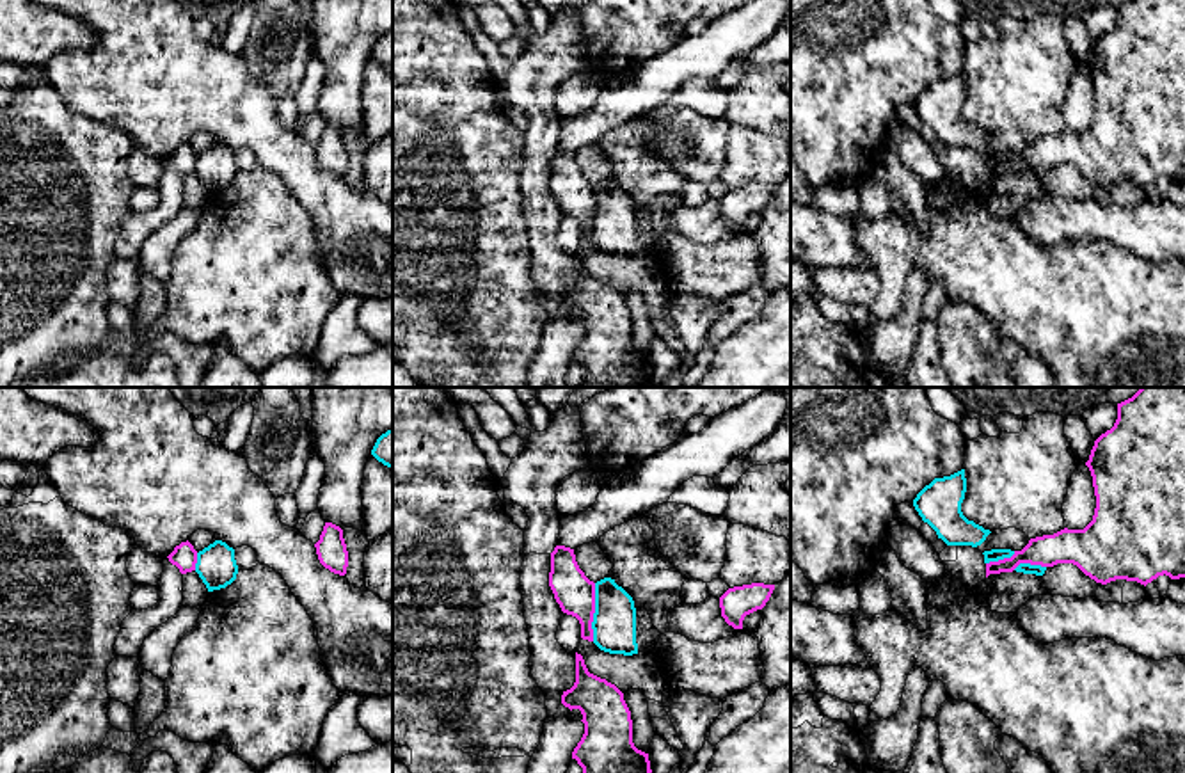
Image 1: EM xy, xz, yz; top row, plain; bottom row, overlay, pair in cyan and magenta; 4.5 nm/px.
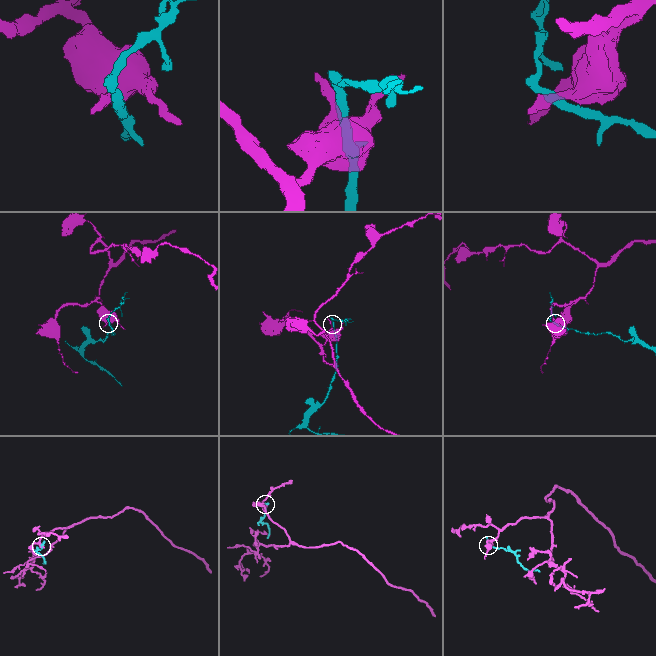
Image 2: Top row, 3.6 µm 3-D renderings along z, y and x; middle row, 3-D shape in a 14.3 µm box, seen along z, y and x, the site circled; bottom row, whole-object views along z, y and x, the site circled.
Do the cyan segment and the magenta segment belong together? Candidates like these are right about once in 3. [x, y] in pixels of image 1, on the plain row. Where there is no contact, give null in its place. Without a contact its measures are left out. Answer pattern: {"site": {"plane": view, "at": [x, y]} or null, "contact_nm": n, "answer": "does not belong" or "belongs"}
{"site": {"plane": "xz", "at": [596, 214]}, "contact_nm": 260, "answer": "does not belong"}

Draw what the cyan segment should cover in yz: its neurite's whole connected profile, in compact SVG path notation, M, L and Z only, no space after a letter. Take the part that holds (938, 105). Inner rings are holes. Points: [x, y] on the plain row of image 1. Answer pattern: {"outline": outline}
{"outline": "M961 71L950 78L934 80L917 96L913 108L947 147L977 149L991 133L963 117L965 94L966 80Z"}

